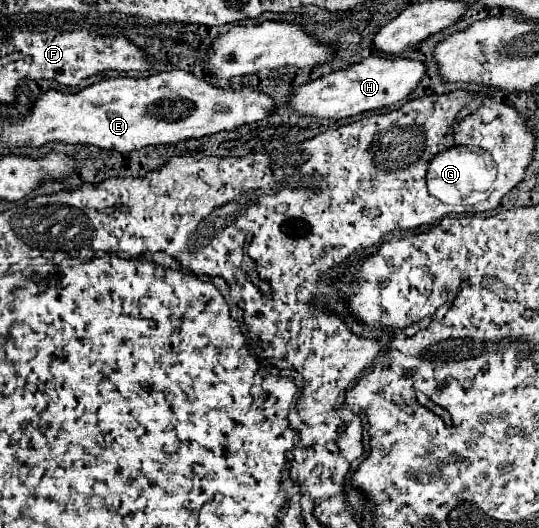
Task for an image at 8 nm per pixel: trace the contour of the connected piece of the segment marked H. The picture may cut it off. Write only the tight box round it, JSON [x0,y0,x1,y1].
[291,58,427,120]

